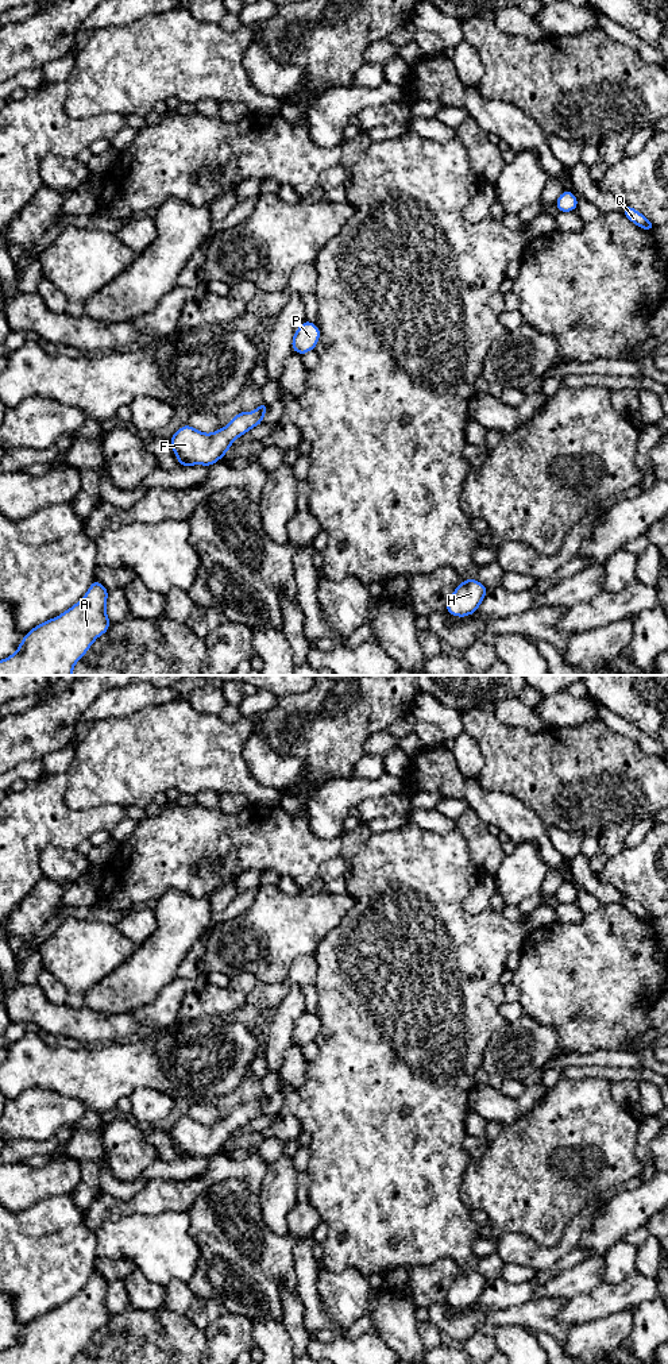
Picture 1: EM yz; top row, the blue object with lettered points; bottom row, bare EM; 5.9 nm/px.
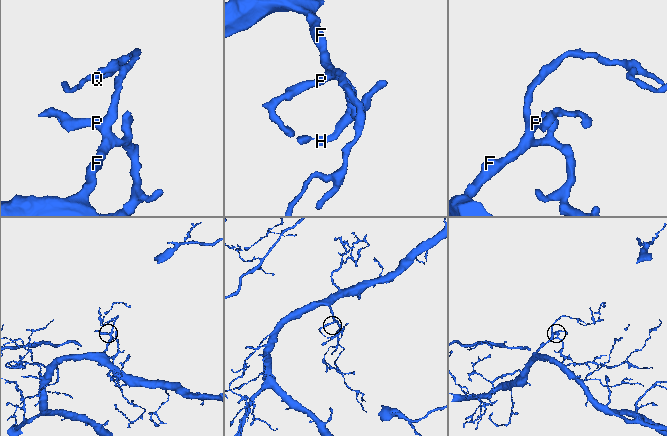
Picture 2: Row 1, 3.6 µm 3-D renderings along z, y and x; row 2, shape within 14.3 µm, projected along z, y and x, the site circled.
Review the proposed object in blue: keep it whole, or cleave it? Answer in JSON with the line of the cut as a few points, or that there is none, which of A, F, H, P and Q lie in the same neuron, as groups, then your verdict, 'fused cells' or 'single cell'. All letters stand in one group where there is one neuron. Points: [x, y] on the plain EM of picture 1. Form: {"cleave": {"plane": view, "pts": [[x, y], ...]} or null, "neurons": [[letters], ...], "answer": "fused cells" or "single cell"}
{"cleave": null, "neurons": [["A", "F", "H", "P", "Q"]], "answer": "single cell"}

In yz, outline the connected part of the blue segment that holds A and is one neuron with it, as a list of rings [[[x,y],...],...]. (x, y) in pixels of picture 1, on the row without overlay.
[[[94,1271],[76,1296],[28,1322],[19,1340],[11,1348],[0,1352],[0,1364],[73,1364],[74,1356],[86,1345],[94,1332],[109,1321],[107,1290],[108,1280]]]

